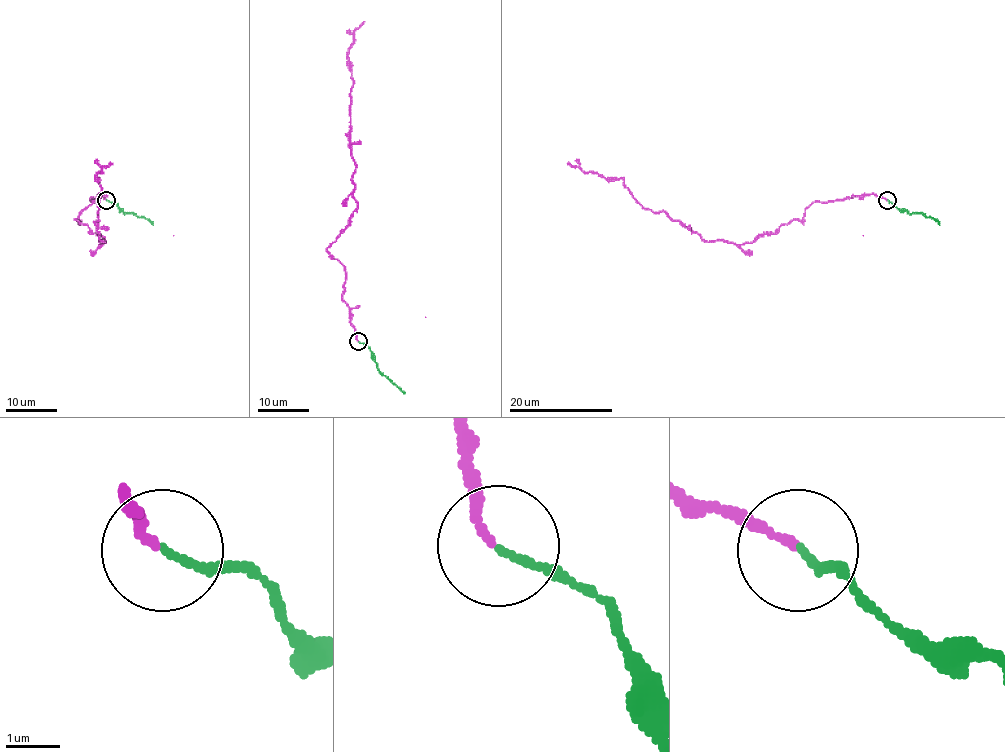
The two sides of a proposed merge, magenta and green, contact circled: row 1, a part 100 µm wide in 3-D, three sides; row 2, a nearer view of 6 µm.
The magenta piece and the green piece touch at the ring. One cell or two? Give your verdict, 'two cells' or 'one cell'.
one cell

